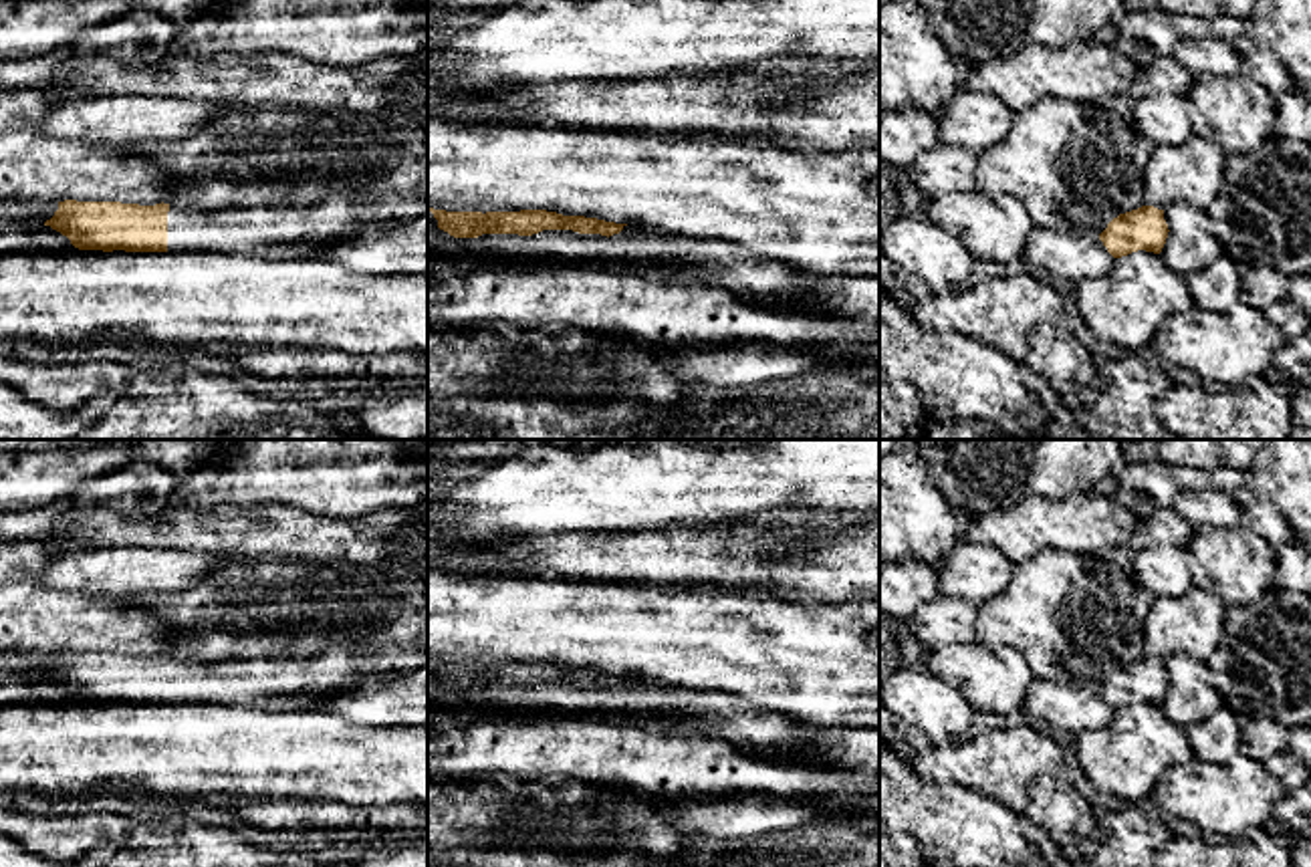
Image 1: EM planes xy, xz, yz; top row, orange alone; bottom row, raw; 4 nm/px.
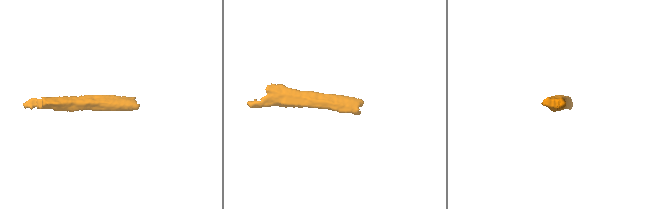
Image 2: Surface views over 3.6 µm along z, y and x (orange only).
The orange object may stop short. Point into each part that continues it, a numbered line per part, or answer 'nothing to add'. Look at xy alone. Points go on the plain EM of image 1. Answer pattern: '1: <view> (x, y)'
1: xy (267, 684)

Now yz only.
nothing to add

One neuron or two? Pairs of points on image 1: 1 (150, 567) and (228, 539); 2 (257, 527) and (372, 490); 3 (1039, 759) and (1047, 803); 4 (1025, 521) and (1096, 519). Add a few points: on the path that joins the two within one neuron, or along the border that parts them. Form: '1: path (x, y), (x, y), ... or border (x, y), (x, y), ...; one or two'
1: border (144, 545), (234, 557); two
2: border (259, 505), (293, 505), (321, 515), (351, 519); two
3: border (1057, 773), (1041, 773), (1031, 783), (1023, 813); two
4: path (1043, 521), (1078, 521); one

